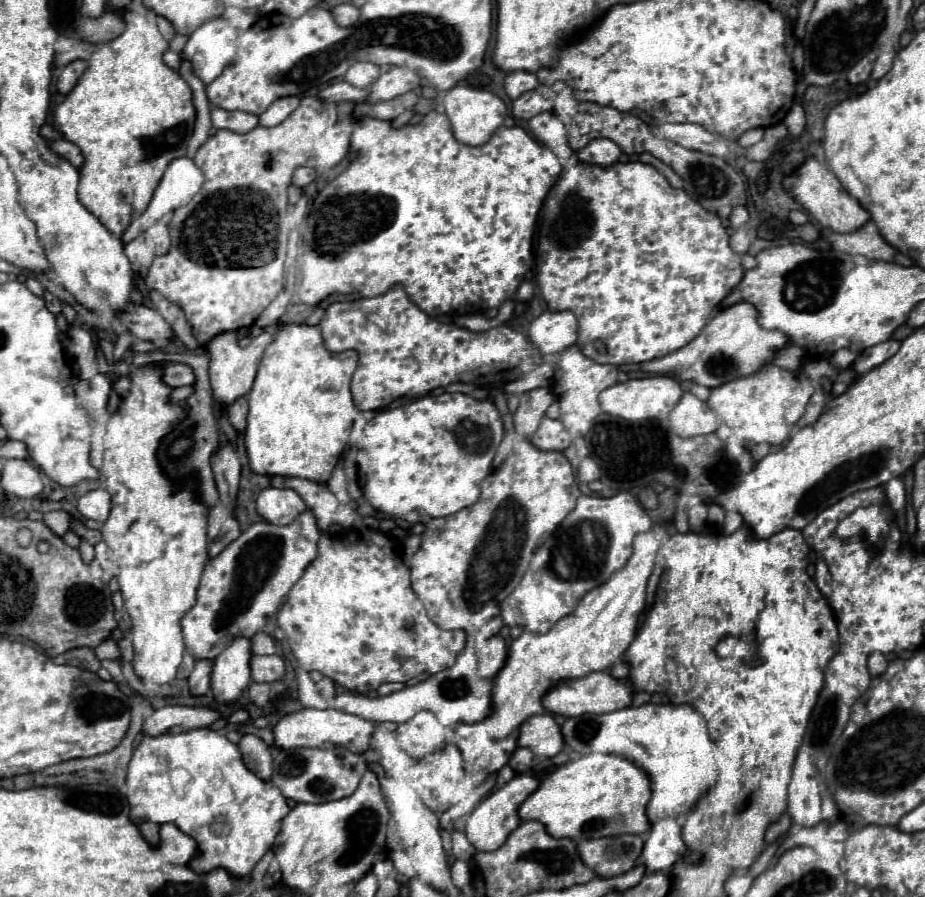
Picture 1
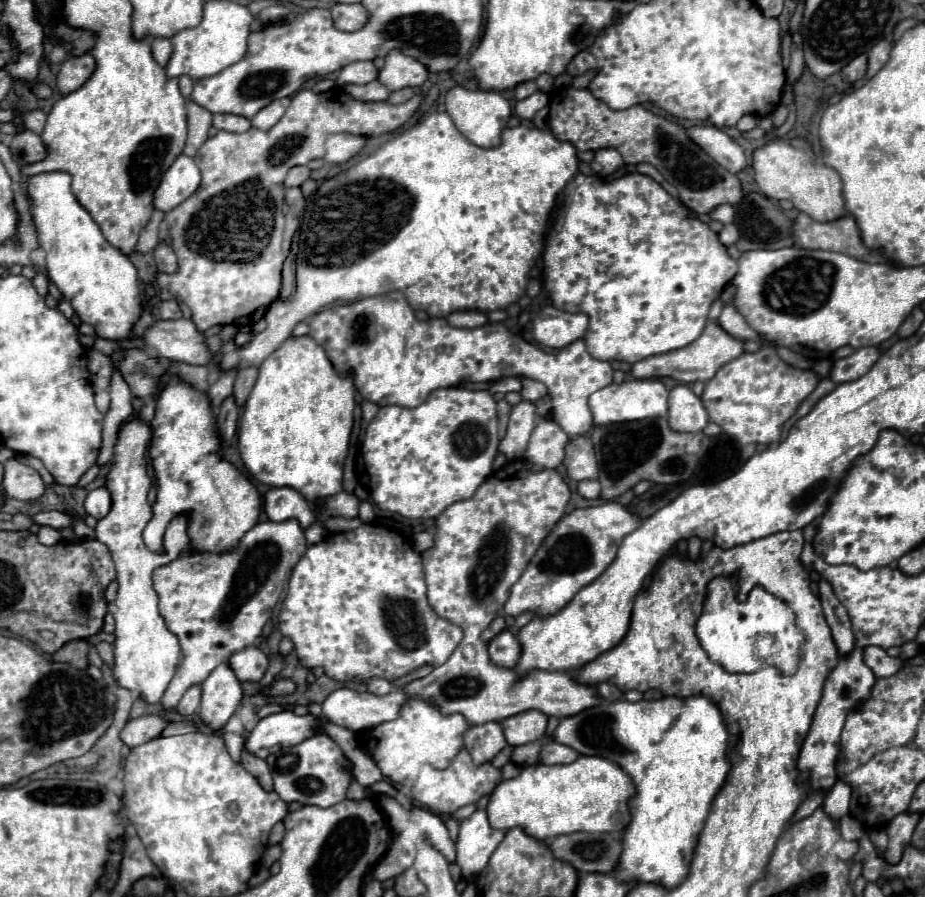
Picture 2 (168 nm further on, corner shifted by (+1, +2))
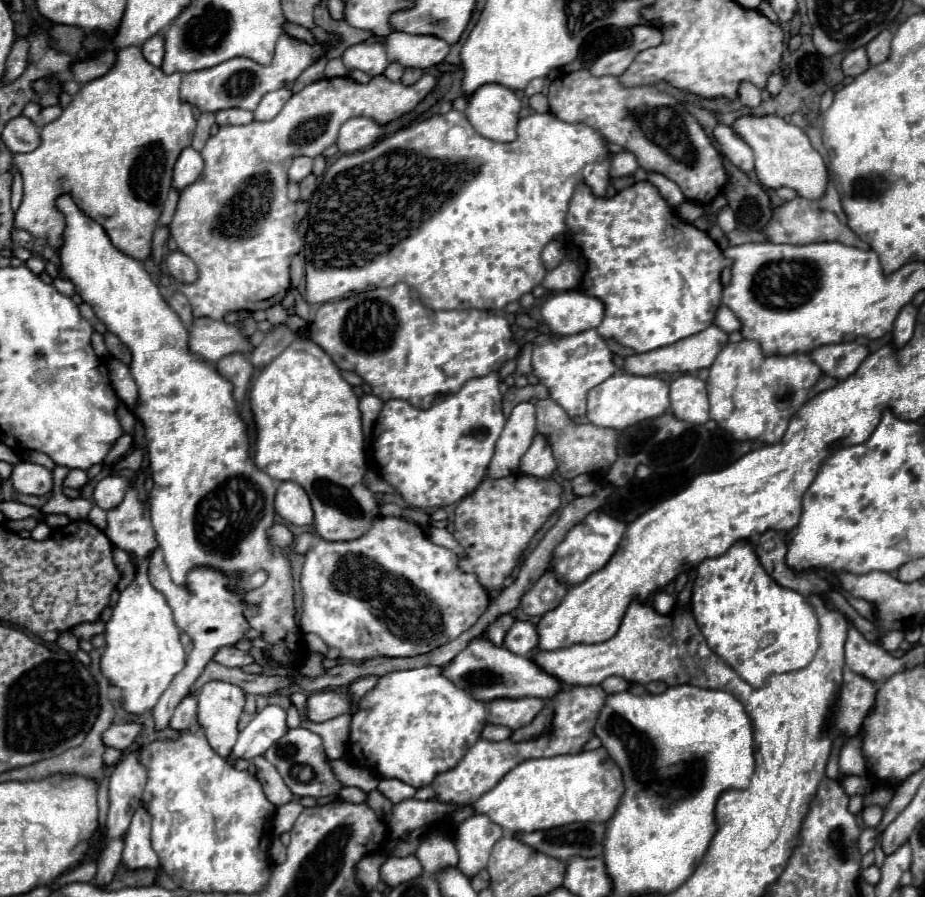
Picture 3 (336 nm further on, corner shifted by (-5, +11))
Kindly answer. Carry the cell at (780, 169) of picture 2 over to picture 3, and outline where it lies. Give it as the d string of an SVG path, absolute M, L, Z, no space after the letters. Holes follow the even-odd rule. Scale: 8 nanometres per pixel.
M741 117L733 123L733 129L743 135L743 141L755 153L755 173L761 185L769 189L789 187L805 199L821 199L829 183L829 171L823 157L813 149L803 129L787 123L781 117Z

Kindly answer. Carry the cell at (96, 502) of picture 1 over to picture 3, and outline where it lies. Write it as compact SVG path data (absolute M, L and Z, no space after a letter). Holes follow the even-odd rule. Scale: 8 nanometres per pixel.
M105 477L95 485L95 505L99 505L101 509L109 511L111 507L117 507L123 501L123 495L127 491L127 479L123 477Z

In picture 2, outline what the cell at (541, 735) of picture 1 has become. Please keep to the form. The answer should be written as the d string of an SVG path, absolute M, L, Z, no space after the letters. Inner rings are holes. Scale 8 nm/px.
M521 712L521 716L509 716L509 720L499 722L507 744L521 746L545 736L547 716L543 712Z

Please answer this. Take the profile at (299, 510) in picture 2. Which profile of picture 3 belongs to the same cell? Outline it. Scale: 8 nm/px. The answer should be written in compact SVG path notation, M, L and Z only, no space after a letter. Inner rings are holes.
M283 481L277 487L275 511L293 525L313 525L313 509L305 489L295 481Z

